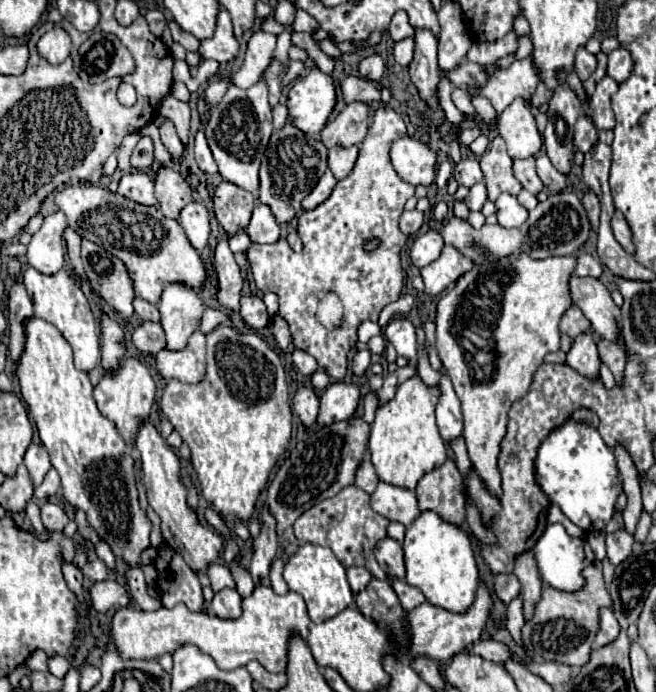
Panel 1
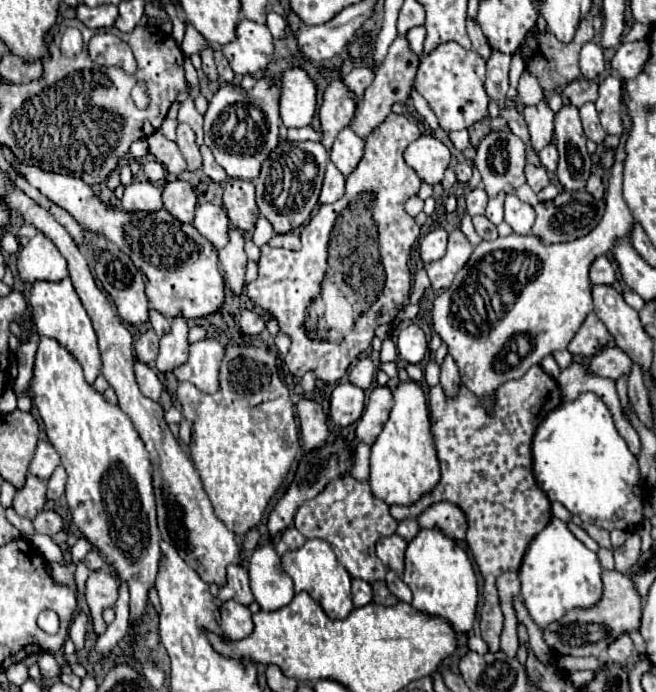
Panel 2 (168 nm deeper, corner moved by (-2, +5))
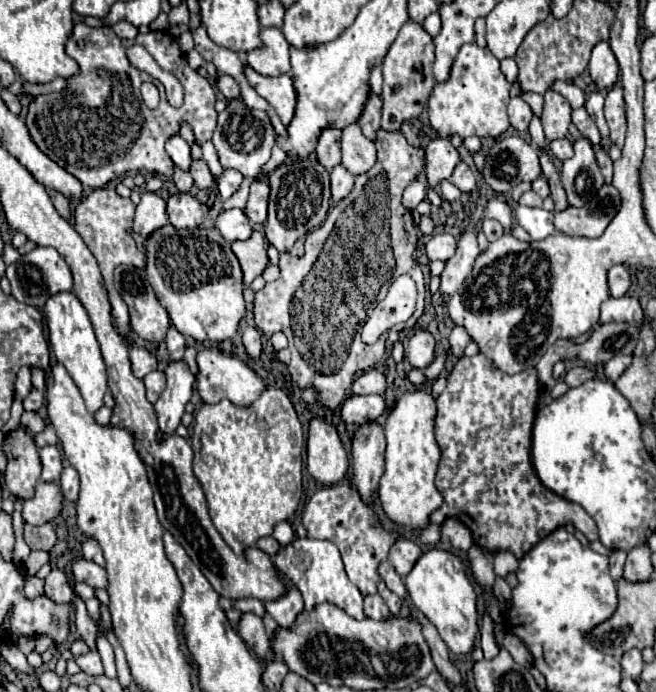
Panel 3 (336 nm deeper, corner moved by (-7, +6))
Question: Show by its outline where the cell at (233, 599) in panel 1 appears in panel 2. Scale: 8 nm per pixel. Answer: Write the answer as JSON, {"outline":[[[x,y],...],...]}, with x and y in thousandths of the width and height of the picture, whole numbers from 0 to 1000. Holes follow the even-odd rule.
{"outline":[[[343,870],[337,876],[337,908],[349,925],[370,925],[386,913],[386,896],[377,876],[364,870]]]}

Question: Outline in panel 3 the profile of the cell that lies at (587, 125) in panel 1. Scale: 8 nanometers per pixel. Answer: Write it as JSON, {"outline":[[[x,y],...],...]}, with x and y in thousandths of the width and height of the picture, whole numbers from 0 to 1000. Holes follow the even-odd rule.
{"outline":[[[899,134],[896,143],[893,143],[893,160],[902,169],[902,175],[912,181],[921,207],[927,207],[927,181],[924,181],[924,172],[918,166],[918,155],[921,155],[918,134]]]}

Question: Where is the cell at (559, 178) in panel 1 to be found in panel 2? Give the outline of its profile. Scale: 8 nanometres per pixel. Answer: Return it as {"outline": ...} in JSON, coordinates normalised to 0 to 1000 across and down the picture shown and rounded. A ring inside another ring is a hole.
{"outline":[[[840,205],[840,208],[834,208],[825,220],[822,220],[822,228],[825,228],[825,234],[828,234],[828,240],[834,243],[834,246],[840,246],[840,249],[846,249],[849,246],[849,211]]]}

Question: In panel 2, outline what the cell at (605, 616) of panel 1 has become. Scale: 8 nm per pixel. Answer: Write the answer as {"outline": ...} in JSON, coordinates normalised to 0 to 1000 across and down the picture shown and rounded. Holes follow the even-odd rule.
{"outline":[[[950,916],[950,922],[941,922],[941,925],[928,934],[928,939],[925,939],[928,954],[947,957],[947,960],[956,957],[956,954],[962,951],[962,945],[965,945],[965,928],[962,928],[959,916]]]}

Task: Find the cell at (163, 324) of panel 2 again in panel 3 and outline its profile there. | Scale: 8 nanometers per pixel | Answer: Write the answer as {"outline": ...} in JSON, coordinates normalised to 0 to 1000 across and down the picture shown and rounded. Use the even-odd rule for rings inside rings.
{"outline":[[[256,473],[256,481],[253,481],[253,499],[256,499],[256,507],[259,507],[259,516],[265,519],[274,519],[280,513],[280,501],[284,501],[284,490],[280,484],[268,475],[268,473]]]}

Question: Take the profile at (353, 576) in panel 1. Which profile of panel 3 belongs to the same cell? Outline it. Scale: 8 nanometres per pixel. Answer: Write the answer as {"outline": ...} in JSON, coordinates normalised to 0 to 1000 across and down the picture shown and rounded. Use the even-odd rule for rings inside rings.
{"outline":[[[576,857],[555,860],[555,886],[558,886],[558,892],[567,892],[567,895],[588,895],[588,892],[595,892],[591,877],[585,874],[585,868],[582,868],[582,863]]]}

